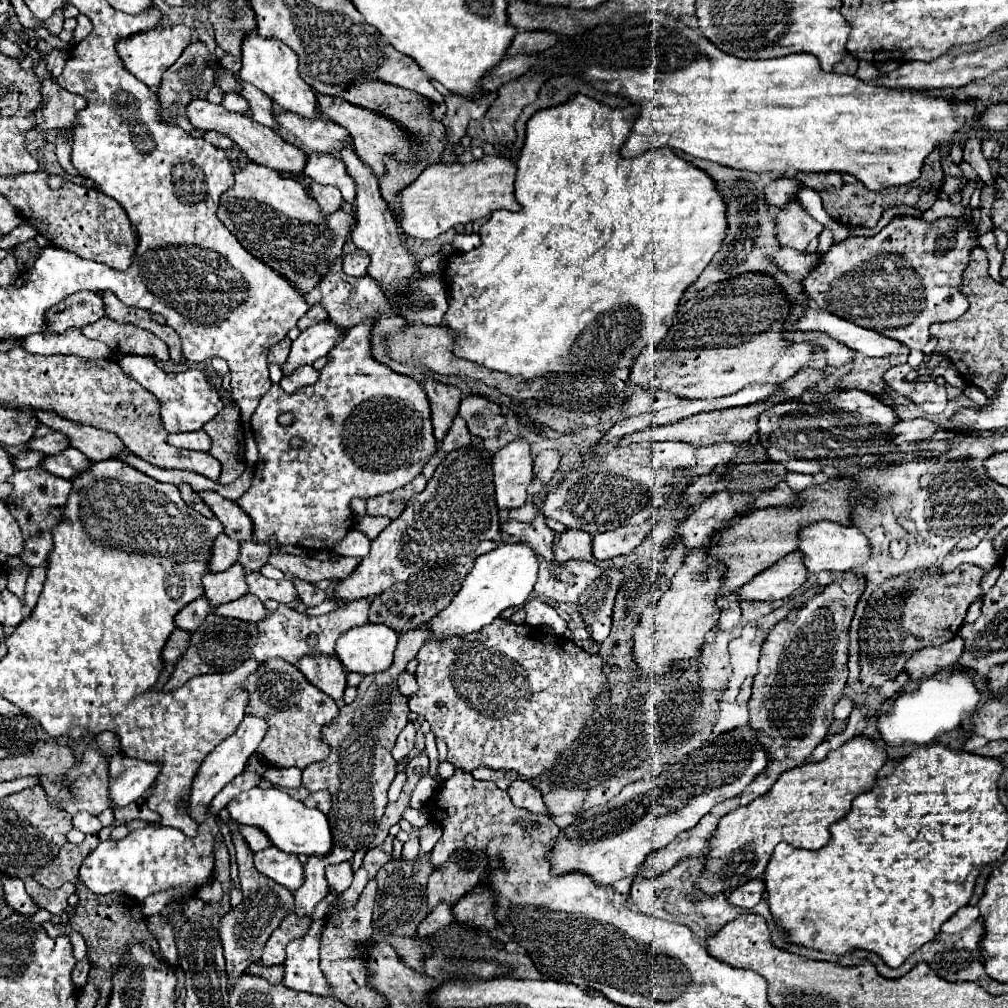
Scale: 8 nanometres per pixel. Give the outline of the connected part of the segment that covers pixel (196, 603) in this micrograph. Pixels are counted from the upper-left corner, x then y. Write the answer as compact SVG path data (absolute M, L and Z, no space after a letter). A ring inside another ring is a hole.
M204 598L192 600L190 604L186 604L186 608L182 608L178 612L178 616L176 616L176 628L186 630L186 632L196 630L208 614L210 614L208 600L204 600Z

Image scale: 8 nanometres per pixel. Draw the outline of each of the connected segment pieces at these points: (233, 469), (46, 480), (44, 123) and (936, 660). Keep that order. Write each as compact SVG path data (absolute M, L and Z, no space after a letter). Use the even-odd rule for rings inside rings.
M226 404L214 420L206 422L202 428L212 438L210 454L216 456L222 464L222 472L218 482L230 484L234 482L246 468L244 460L244 430L240 422L240 408L234 404Z
M32 468L32 470L16 470L10 476L12 484L12 494L6 500L8 510L14 514L16 522L20 524L22 538L24 538L24 552L20 552L20 560L34 568L34 566L46 566L46 558L52 550L52 528L60 524L62 520L62 510L68 500L68 494L72 490L70 480L58 478L44 468Z
M54 78L42 80L42 104L34 110L36 130L50 132L72 132L78 124L76 114L86 108L86 100L78 94L62 90Z
M954 636L952 640L936 648L930 648L930 646L922 648L906 662L904 672L910 676L910 680L930 678L938 670L952 666L958 660L958 656L962 656L962 648L964 648L964 642L960 636Z

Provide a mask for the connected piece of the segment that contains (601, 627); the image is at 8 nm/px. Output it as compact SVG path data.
M606 568L600 580L594 580L594 584L590 584L586 592L582 592L582 600L578 602L578 614L588 626L592 640L596 640L598 644L608 638L612 624L612 606L622 578L622 570Z

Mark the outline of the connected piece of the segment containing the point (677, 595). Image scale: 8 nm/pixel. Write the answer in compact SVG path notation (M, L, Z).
M700 548L686 556L684 566L672 578L670 590L640 614L640 620L632 630L634 646L630 658L642 678L658 680L670 672L676 662L696 658L704 644L706 632L716 626L720 612L714 606L714 594L722 586L724 570L706 568L706 550L708 548Z

